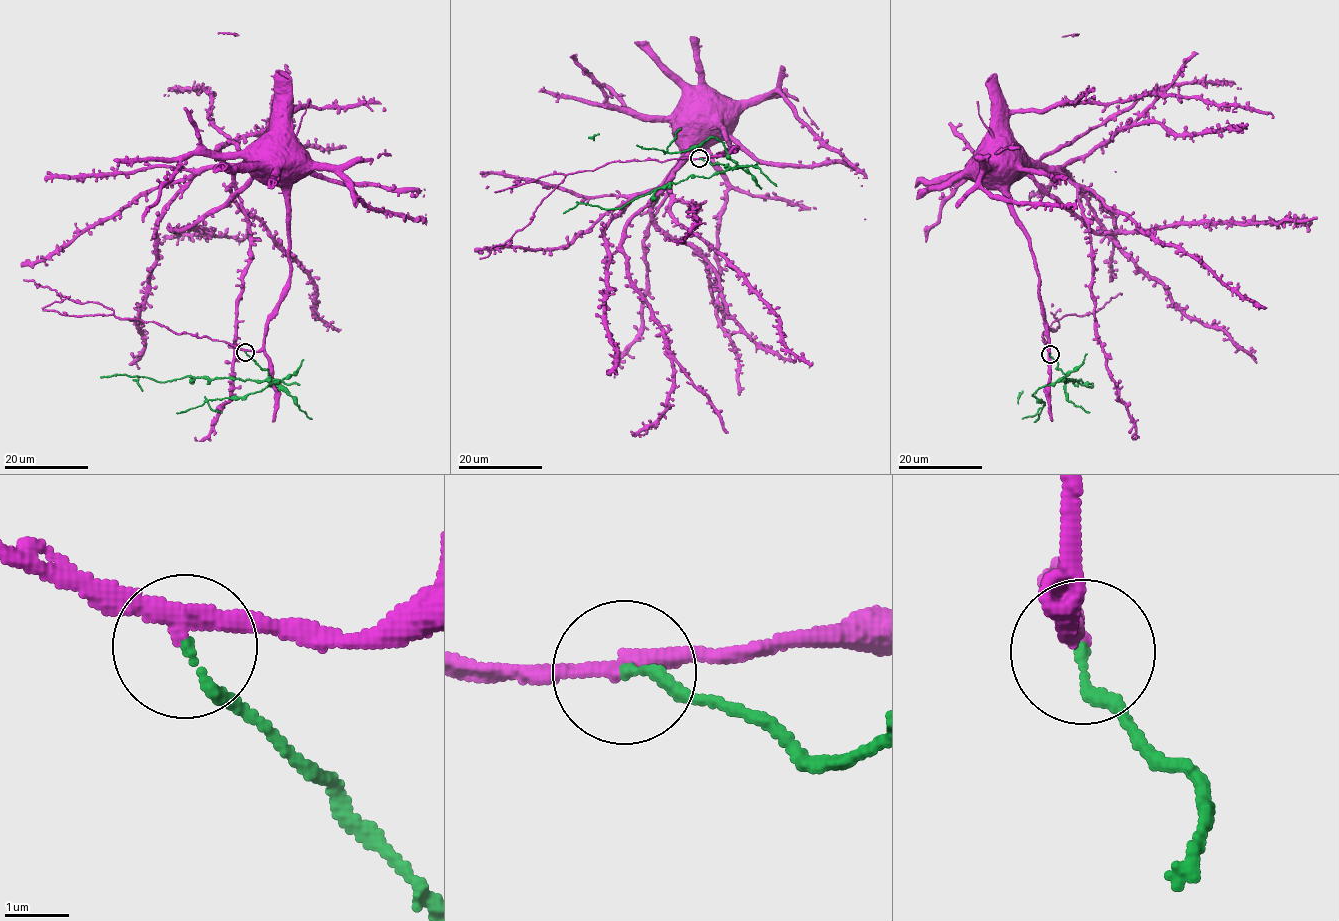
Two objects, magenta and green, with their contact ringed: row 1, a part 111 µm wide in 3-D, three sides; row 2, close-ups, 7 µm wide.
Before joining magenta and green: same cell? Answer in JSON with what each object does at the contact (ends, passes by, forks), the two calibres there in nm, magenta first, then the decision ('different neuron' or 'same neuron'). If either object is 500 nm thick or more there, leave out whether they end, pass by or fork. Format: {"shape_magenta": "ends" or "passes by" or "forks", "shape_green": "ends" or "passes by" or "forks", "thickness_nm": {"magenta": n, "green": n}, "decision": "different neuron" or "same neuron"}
{"shape_magenta": "passes by", "shape_green": "ends", "thickness_nm": {"magenta": 260, "green": 160}, "decision": "different neuron"}

